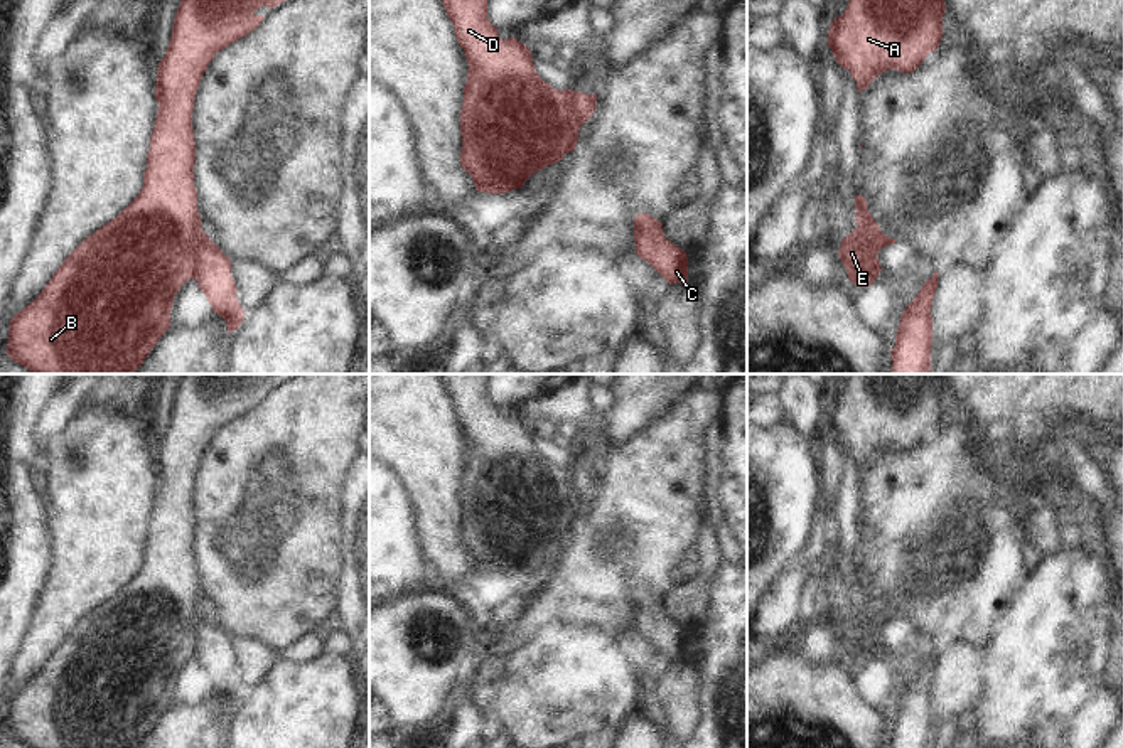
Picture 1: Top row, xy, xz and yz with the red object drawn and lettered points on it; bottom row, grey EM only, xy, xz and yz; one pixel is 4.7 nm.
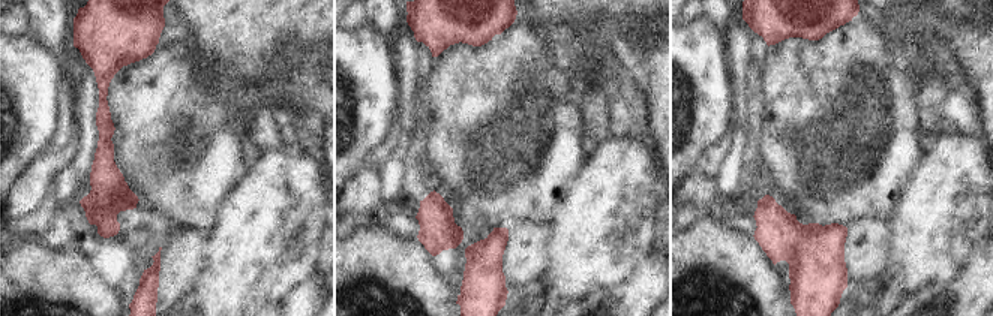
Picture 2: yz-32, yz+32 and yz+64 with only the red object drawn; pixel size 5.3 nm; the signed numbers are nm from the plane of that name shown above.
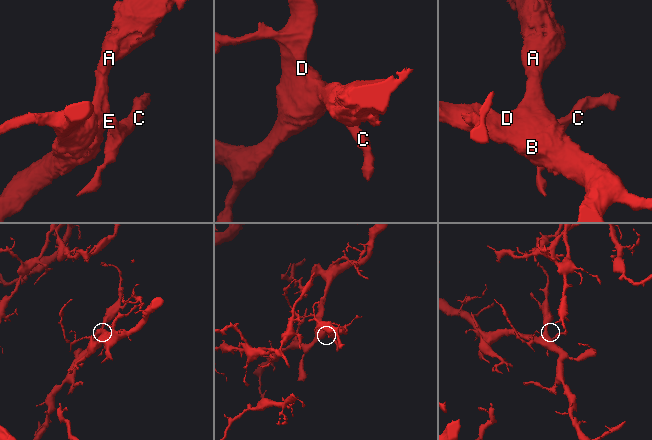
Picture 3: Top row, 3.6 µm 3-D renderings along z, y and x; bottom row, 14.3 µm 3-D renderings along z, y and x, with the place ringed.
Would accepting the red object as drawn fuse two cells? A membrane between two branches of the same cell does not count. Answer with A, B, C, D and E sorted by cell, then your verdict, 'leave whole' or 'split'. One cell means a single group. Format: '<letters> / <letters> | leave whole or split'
A B D / C E | split

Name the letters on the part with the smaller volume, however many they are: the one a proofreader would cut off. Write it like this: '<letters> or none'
C, E

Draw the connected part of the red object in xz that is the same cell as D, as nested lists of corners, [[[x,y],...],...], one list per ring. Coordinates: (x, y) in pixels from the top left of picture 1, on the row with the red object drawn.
[[[442,0],[465,52],[469,72],[460,111],[460,165],[477,192],[506,194],[548,165],[573,152],[580,123],[570,99],[572,89],[558,91],[545,83],[533,64],[531,51],[518,39],[502,40],[487,19],[487,0]]]

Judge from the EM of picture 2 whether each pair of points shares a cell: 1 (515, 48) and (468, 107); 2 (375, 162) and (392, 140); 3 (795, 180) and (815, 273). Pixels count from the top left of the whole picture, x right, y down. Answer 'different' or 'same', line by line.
1: same
2: same
3: different

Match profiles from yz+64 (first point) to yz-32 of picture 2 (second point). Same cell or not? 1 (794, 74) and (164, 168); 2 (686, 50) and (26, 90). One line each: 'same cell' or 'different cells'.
1: same cell
2: same cell

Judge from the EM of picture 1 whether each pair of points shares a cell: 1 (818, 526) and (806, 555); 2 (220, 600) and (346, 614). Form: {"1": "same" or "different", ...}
{"1": "same", "2": "different"}

